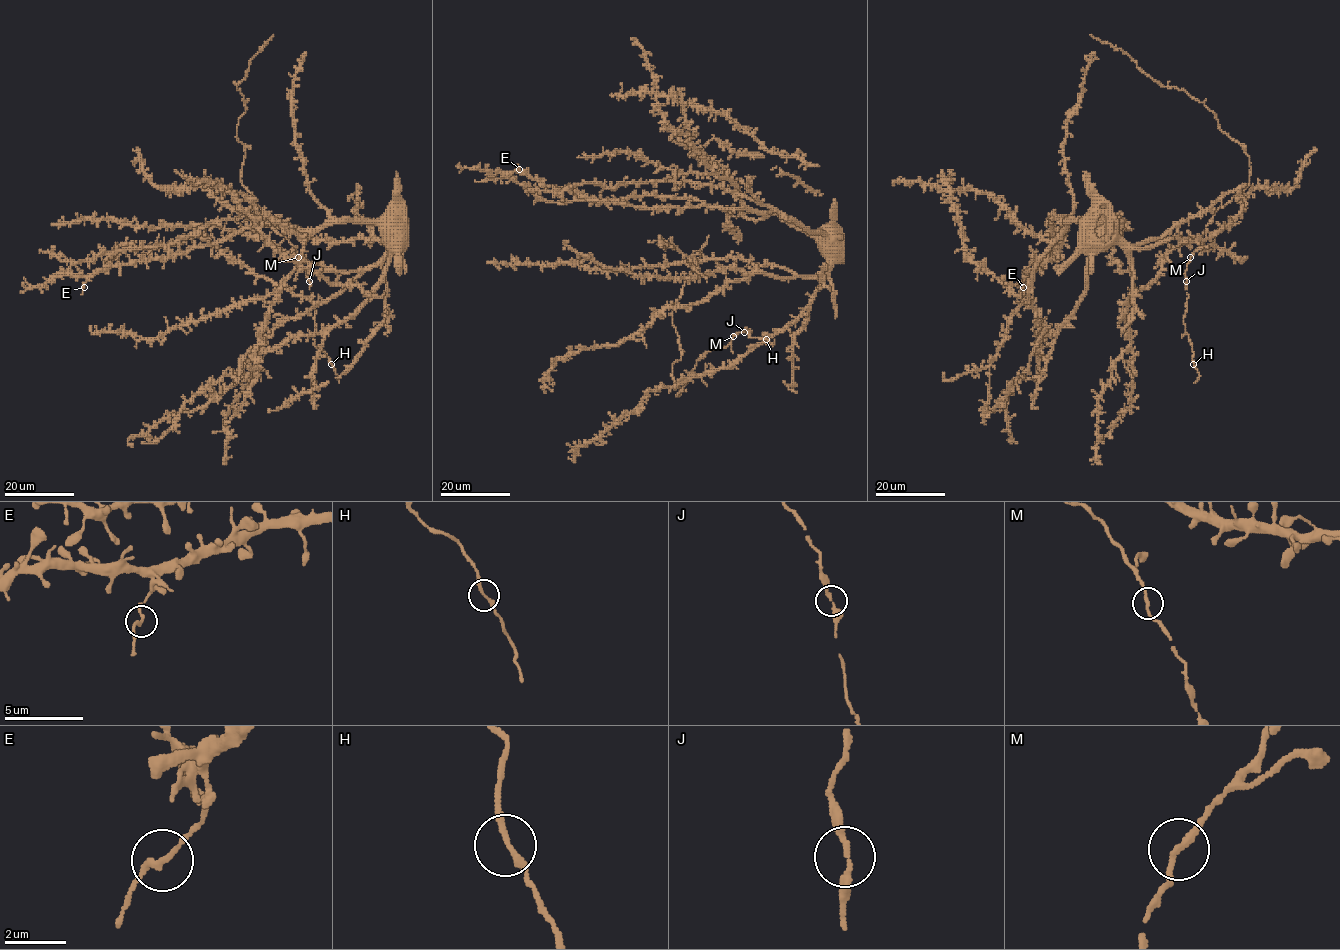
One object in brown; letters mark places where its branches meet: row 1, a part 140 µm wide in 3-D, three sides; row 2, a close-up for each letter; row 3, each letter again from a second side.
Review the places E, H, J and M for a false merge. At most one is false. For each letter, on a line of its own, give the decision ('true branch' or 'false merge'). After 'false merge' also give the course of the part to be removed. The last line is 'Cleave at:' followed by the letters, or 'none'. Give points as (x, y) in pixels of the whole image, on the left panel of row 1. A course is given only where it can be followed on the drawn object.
E: true branch
H: true branch
J: true branch
M: true branch
Cleave at: none

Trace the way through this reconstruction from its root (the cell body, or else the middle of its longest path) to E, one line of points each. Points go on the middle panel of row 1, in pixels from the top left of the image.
E: (834, 234), (832, 229), (802, 230), (775, 213), (749, 209), (639, 208), (589, 200), (539, 184), (519, 169)

